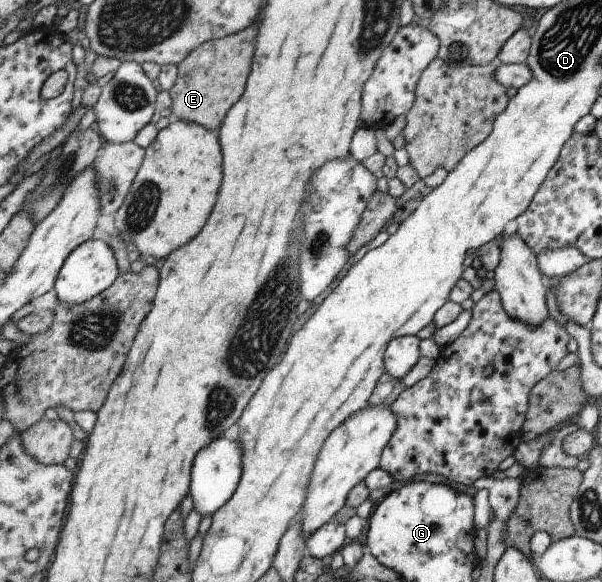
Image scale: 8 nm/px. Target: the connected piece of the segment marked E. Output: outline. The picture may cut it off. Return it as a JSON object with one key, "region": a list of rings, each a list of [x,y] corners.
{"region":[[[258,19],[258,23],[250,25],[250,29],[244,29],[242,33],[207,41],[177,65],[177,78],[169,90],[173,118],[202,123],[208,129],[218,129],[222,125],[226,113],[244,95],[246,81],[252,69],[252,59],[256,53],[256,37],[260,33],[260,23],[262,21]]]}

